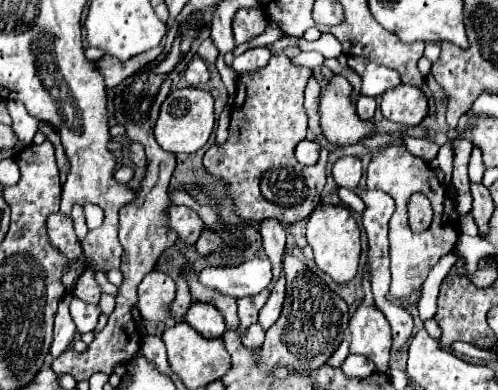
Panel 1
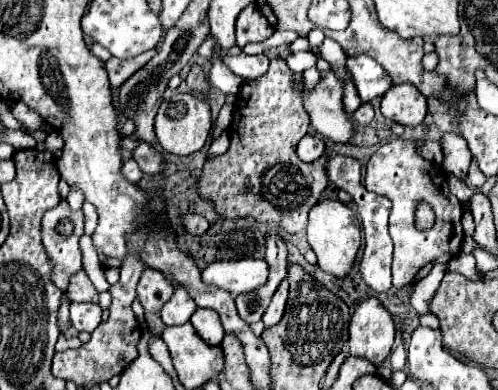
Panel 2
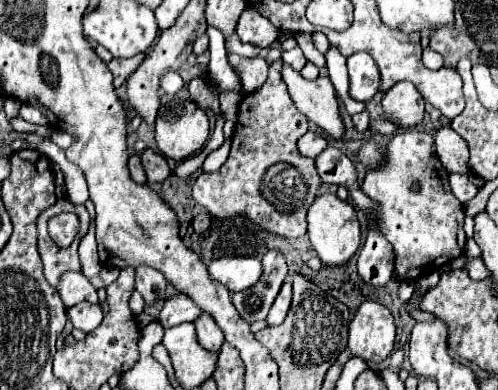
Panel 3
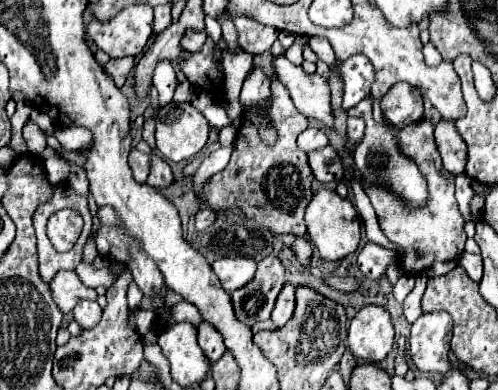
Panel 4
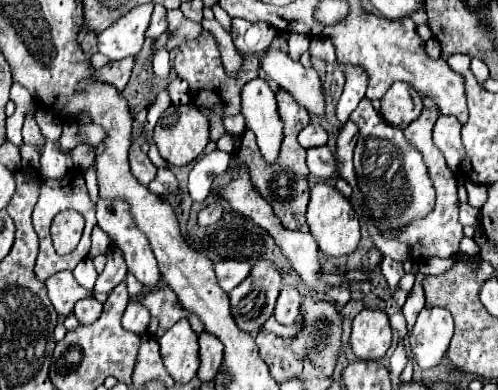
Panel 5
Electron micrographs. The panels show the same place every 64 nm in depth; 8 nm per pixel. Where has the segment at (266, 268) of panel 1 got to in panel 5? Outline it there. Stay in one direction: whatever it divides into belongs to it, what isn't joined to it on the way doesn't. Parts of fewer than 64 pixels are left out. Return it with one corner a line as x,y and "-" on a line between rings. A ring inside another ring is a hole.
220,260
214,264
218,284
224,292
230,292
238,284
242,284
248,278
248,272
252,270
248,260

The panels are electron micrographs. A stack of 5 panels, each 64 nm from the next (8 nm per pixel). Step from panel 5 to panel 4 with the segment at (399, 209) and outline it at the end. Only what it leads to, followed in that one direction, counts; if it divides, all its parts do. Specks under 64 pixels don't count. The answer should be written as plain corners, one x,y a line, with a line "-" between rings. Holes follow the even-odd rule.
362,100
360,104
356,104
354,108
348,110
348,116
362,116
366,120
366,132
362,142
356,146
354,150
354,162
358,172
362,174
362,178
366,182
384,182
388,186
394,188
394,192
402,194
404,198
408,198
412,202
412,206
422,206
426,202
426,180
422,178
420,170
416,168
416,164
408,158
404,158
398,152
398,140
396,140
396,132
392,126
376,124
372,120
372,102
370,100

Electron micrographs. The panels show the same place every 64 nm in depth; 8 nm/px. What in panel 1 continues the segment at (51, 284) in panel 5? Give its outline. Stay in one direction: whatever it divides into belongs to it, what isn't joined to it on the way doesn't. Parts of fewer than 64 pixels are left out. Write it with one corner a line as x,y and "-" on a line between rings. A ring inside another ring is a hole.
86,268
86,270
82,272
82,276
76,280
74,292
76,292
76,296
82,298
84,302
90,302
90,304
98,304
98,302
100,302
102,288
100,288
100,284
96,282
96,274
94,274
92,268

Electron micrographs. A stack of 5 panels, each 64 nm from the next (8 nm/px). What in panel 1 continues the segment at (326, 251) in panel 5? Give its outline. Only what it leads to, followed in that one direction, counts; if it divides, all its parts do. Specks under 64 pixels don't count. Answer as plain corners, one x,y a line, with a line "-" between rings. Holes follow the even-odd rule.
320,204
308,218
306,226
306,238
308,244
314,250
314,262
316,266
326,272
334,282
346,284
358,274
358,264
360,264
360,228
356,224
356,218
352,212
344,206
332,206
332,204

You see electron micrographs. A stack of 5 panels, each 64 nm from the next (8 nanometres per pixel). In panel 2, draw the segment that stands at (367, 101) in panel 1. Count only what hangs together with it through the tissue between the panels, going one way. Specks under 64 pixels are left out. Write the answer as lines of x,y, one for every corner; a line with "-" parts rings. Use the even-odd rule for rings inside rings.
362,102
360,108
358,108
352,116
354,116
354,120
356,120
358,124
370,124
370,120
374,118
374,108
372,108
370,102

